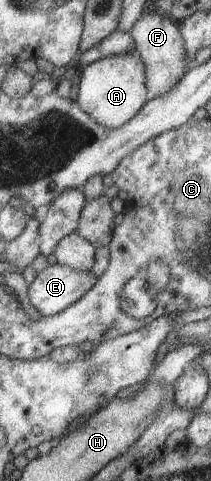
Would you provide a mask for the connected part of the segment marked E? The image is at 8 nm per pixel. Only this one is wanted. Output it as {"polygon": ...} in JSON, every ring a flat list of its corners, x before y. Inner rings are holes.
{"polygon":[[55,263,36,273,33,281,27,286,27,297,41,316,52,316,84,296,95,282,96,276,90,270,72,270,68,266]]}

